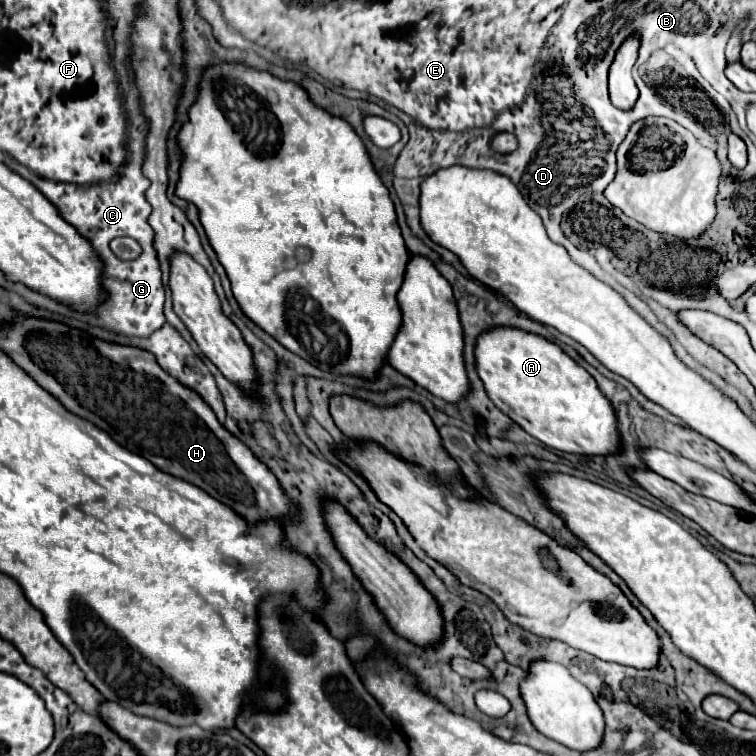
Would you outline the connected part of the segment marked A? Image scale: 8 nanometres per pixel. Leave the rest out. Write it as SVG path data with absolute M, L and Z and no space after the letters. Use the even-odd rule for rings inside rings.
M492 326L476 338L474 352L476 372L484 382L488 398L530 436L550 448L570 454L606 456L616 452L620 436L616 436L616 418L612 416L612 406L608 404L608 400L604 400L604 396L600 396L592 376L580 364L576 364L558 344L514 326Z

